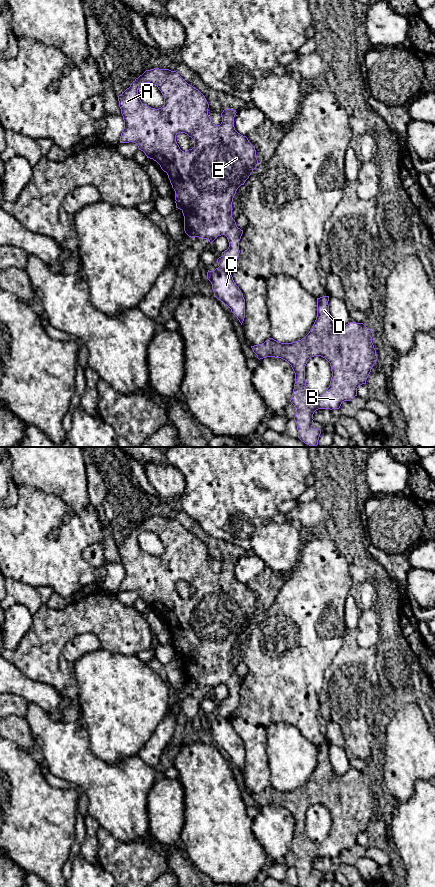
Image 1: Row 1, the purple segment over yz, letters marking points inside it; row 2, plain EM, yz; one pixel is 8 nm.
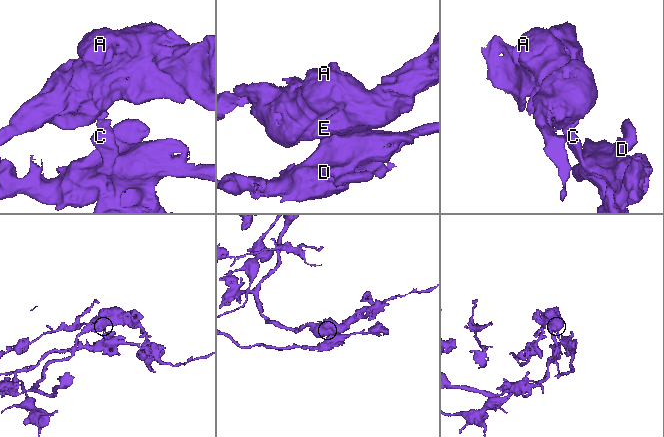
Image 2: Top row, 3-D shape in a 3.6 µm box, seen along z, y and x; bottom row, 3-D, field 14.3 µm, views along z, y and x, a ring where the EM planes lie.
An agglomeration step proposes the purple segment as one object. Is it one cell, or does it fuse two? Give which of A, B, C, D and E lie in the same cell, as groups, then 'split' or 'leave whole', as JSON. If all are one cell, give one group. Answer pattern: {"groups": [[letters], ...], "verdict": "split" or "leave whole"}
{"groups": [["A", "E"], ["B", "C", "D"]], "verdict": "split"}

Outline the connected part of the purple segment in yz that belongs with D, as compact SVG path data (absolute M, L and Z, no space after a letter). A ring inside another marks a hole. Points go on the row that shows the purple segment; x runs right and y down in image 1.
M329 296L317 298L317 317L309 333L301 340L292 343L281 343L269 338L262 344L251 346L257 358L281 358L287 361L294 373L295 384L290 402L296 413L294 420L297 425L298 438L309 446L317 446L321 429L313 426L313 414L318 409L339 409L344 401L357 396L357 388L366 384L372 367L377 361L376 350L372 343L373 333L363 323L350 322L337 327L329 313ZM314 356L325 358L331 366L332 377L327 390L320 396L314 395L306 386L305 366Z

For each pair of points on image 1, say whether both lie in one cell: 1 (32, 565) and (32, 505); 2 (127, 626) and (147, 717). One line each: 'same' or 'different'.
1: same
2: different

